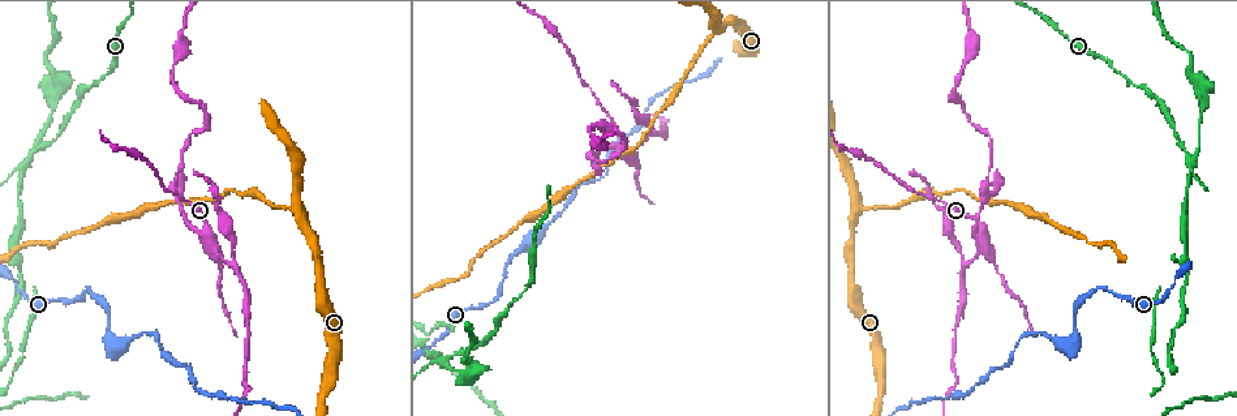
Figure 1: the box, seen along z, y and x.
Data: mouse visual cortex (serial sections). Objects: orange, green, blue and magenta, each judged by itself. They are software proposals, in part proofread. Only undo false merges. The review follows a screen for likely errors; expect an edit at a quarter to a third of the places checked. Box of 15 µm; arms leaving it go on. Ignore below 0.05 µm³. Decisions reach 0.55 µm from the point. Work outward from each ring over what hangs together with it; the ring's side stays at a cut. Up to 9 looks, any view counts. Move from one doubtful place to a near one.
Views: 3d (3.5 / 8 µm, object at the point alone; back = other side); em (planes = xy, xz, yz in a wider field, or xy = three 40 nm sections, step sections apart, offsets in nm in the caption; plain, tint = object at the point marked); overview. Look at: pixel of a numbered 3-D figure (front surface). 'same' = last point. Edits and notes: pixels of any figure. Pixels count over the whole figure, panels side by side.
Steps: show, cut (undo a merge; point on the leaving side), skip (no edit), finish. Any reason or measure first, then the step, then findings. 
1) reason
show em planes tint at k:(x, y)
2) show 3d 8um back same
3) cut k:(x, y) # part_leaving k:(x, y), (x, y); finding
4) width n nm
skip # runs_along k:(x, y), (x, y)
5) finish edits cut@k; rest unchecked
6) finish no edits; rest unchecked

a fork
show 3d 3.5um at 1:(300, 211)

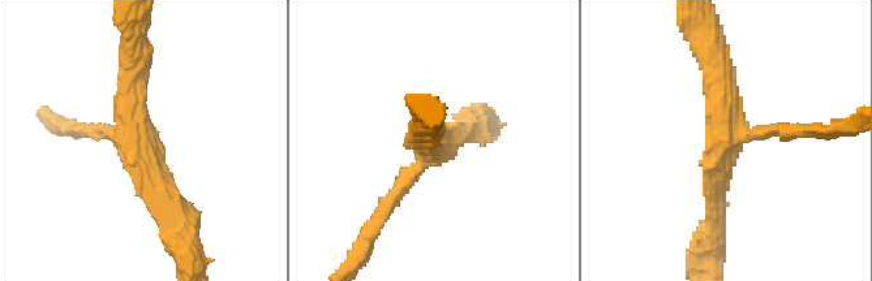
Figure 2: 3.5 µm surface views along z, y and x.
arms 3; arm_widths 200, 250, 350 nm; need the tissue
show em planes plain at 2:(730, 135)

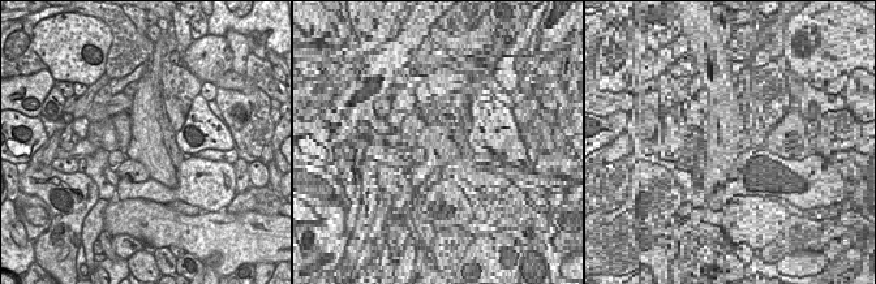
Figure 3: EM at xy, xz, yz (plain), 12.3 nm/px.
show em planes tint same

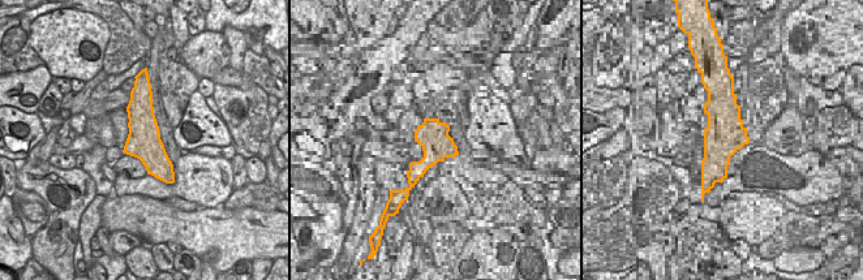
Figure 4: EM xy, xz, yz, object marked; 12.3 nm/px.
skip # runs_along 2:(468, 132), (428, 138), (383, 215); continuous, no second cell

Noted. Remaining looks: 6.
looks like a crossing
show 3d 3.5um at 1:(205, 232)

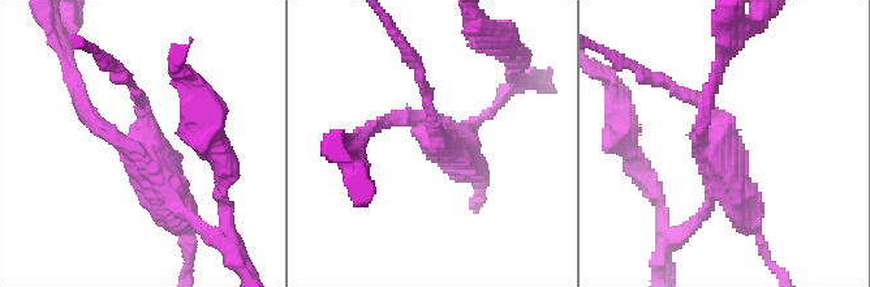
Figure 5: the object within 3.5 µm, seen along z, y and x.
need the tissue
show em planes tint at 5:(436, 139)

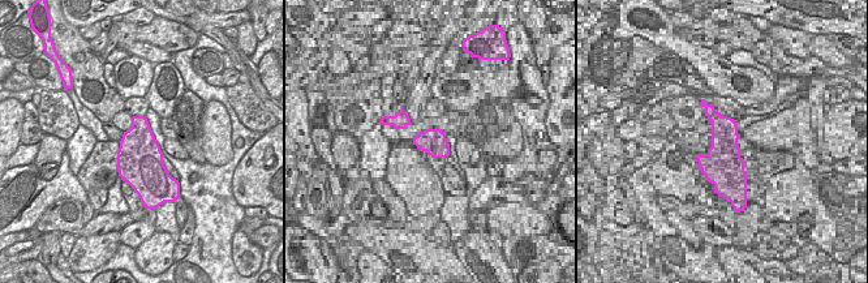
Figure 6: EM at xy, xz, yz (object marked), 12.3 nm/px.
arm_widths 150, 200, 200, 400 nm
cut 5:(90, 114) # part_leaving 5:(128, 146), (87, 115), (59, 46); a second cell is stuck on

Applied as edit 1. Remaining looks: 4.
redraw
show overview

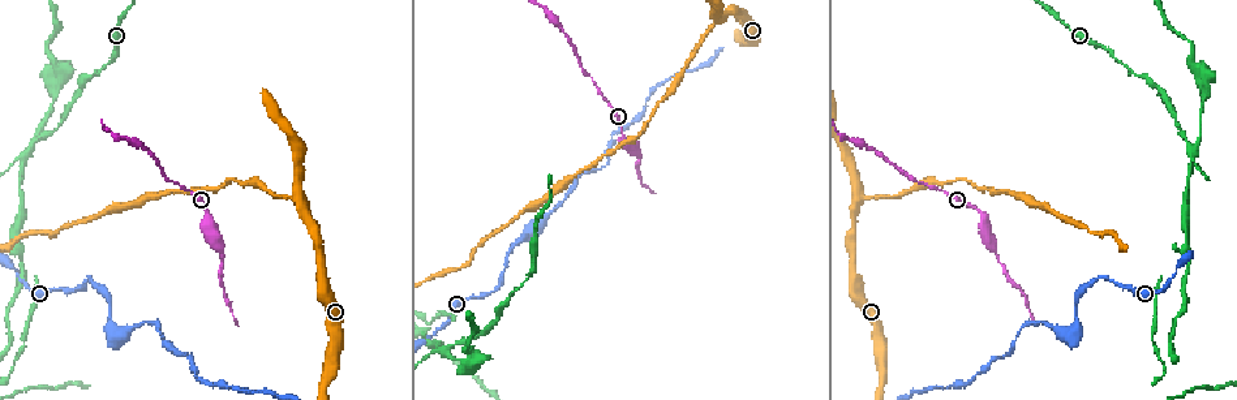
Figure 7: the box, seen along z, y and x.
abrupt turn
show 3d 3.5um at 7:(1067, 336)

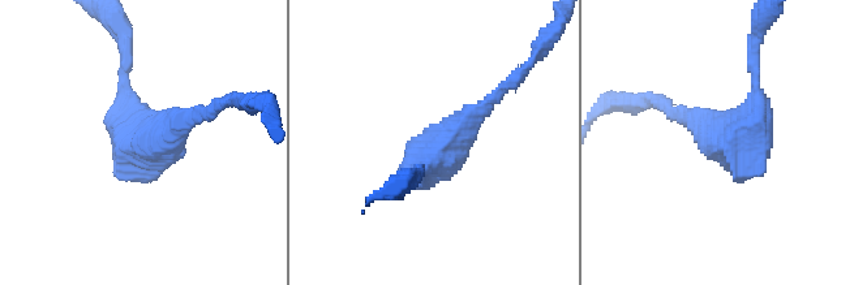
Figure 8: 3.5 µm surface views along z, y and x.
arm_widths 150, 200 nm; shape alone is not enough
show em xy step 1 tint at 8:(445, 150)

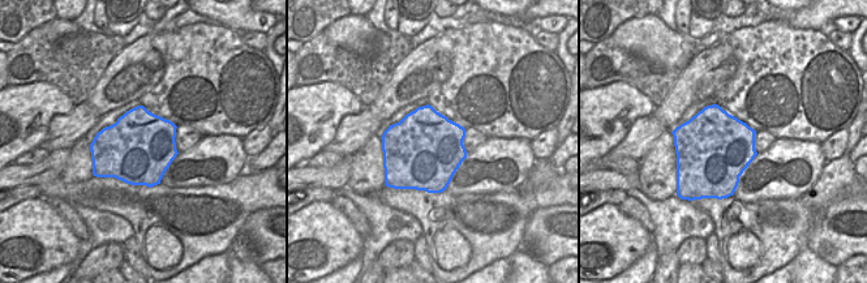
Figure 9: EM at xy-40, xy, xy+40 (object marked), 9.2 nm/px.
skip # one cell here

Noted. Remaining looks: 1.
sharp bend
show 3d 3.5um back at 7:(1008, 356)

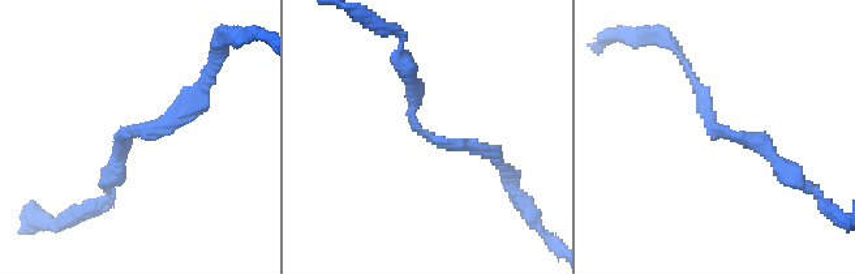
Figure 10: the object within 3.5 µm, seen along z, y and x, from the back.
skip # runs_along 10:(700, 89), (714, 129), (760, 141), (787, 174); one cell here

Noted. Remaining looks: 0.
finish edits cut@5; rest unchecked

